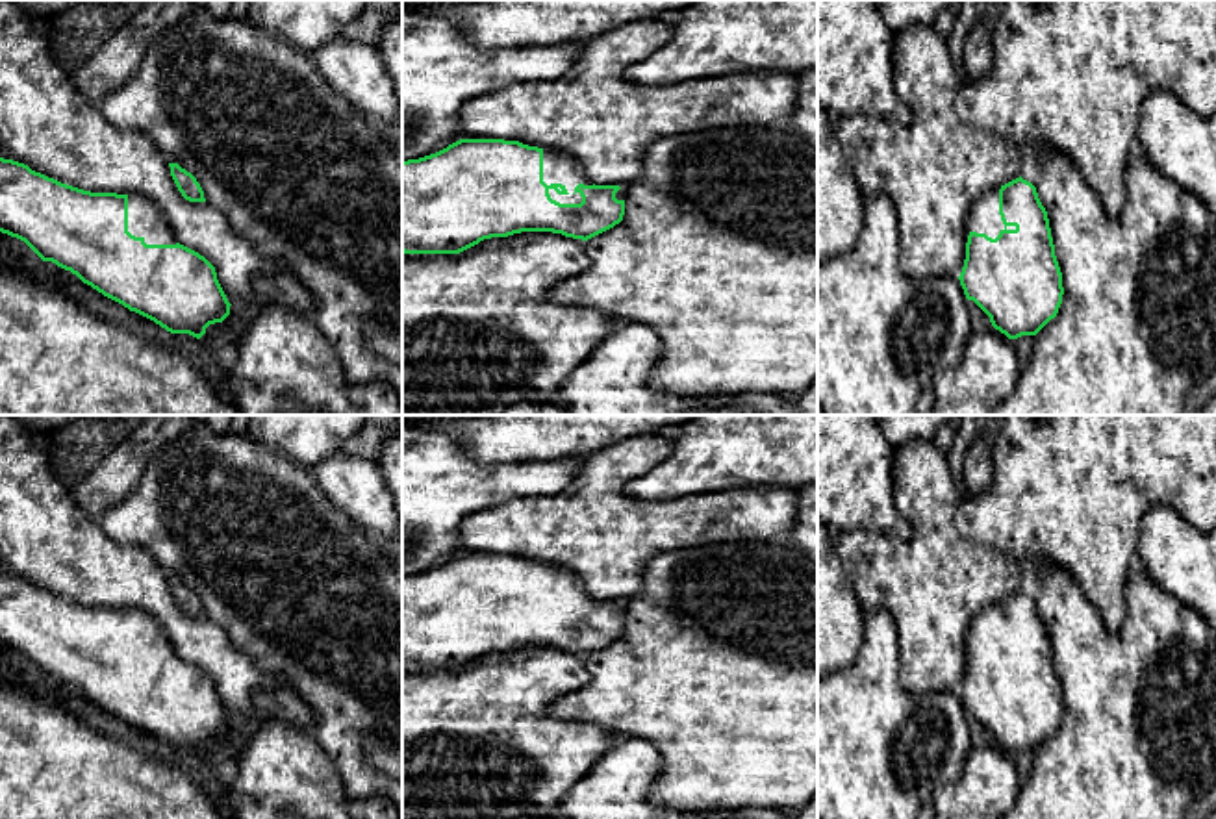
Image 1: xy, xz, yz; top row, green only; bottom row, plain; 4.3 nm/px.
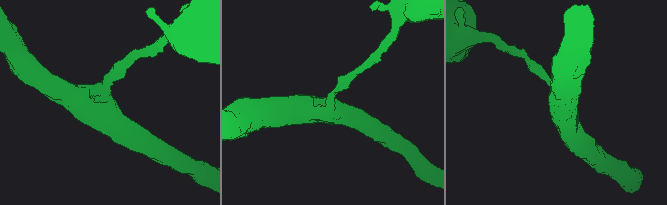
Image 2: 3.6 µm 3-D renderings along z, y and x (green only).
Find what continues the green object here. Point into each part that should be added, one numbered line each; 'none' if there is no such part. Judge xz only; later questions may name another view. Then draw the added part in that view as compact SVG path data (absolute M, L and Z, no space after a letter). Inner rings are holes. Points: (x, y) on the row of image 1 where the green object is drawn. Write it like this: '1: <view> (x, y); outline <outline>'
1: xz (558, 167); outline M543 148L543 182L547 185L562 183L567 189L565 195L558 195L554 189L549 189L551 198L560 204L580 204L582 196L575 187L578 183L593 185L575 158L549 148Z

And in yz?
1: yz (983, 217); outline M992 189L981 195L969 208L969 215L966 219L966 243L971 232L986 233L995 239L1005 224L999 215L999 189Z

